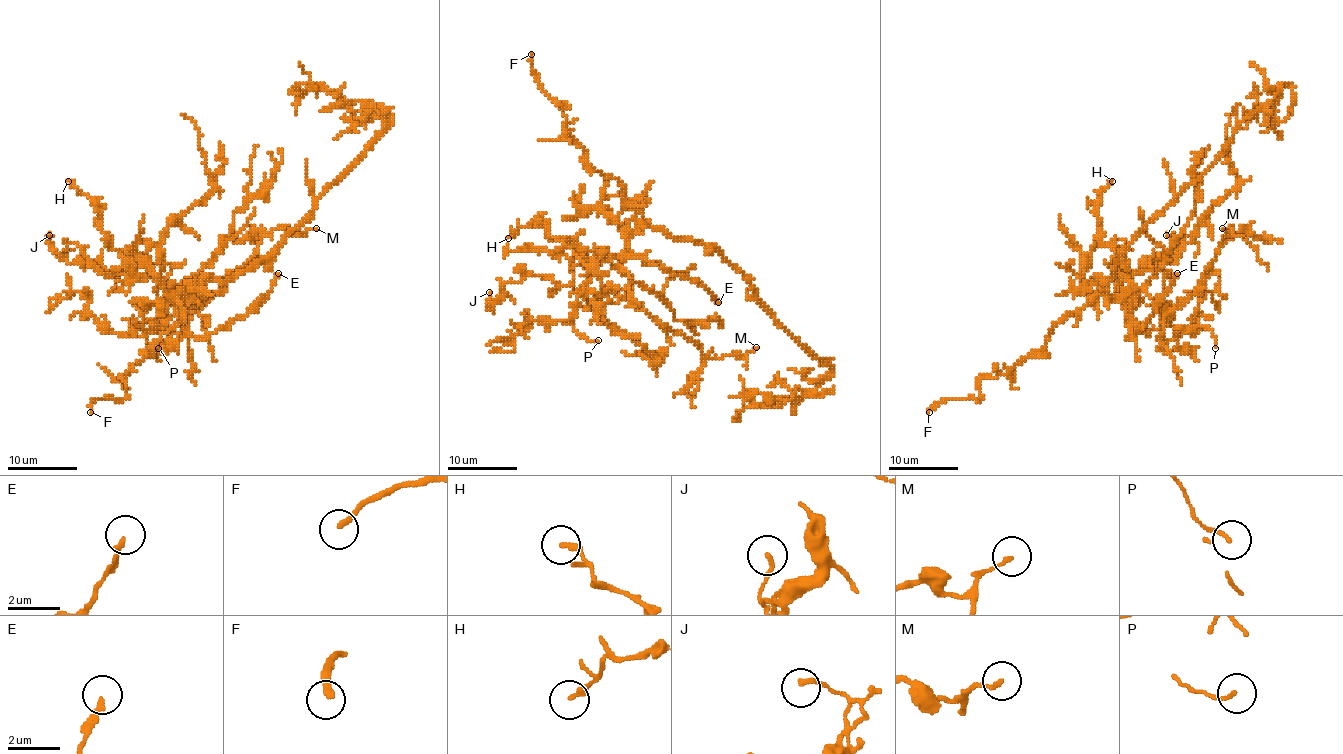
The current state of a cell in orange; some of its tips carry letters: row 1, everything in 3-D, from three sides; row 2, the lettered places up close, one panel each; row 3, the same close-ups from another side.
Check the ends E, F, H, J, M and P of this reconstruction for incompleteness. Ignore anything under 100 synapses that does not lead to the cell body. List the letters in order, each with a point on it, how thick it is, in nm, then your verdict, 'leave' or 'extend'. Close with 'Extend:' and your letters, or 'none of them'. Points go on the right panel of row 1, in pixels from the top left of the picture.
E: (1177, 273) | 180 nm | leave
F: (929, 412) | 260 nm | extend
H: (1112, 181) | 200 nm | leave
J: (1166, 235) | 160 nm | leave
M: (1222, 228) | 130 nm | leave
P: (1215, 348) | 140 nm | leave
Extend: F

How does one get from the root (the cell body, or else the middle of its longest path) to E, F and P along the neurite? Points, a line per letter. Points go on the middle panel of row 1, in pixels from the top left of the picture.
E: (682, 240), (645, 224), (630, 240), (626, 252), (656, 262), (673, 274), (697, 280), (718, 302)
F: (682, 240), (618, 221), (624, 188), (586, 163), (564, 129), (567, 104), (543, 91), (531, 54)
P: (682, 240), (645, 224), (630, 240), (623, 262), (630, 290), (585, 292), (578, 299), (572, 326), (598, 340)

